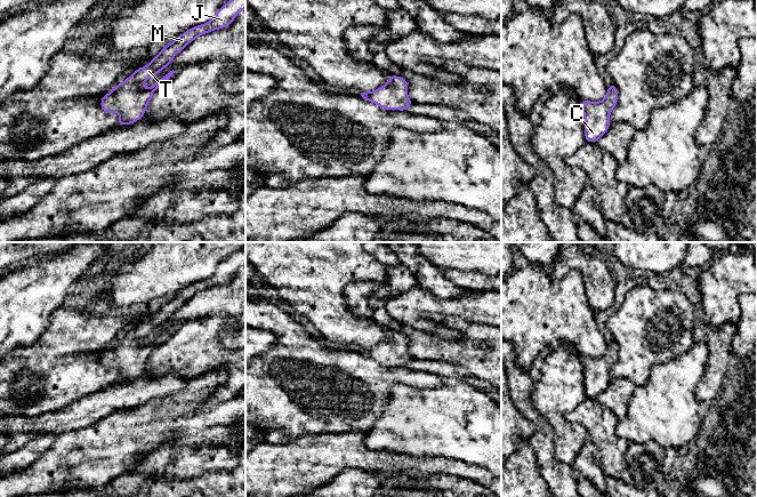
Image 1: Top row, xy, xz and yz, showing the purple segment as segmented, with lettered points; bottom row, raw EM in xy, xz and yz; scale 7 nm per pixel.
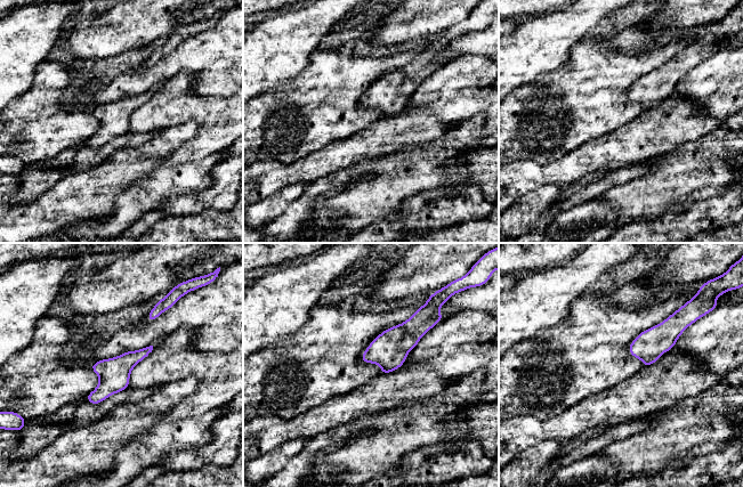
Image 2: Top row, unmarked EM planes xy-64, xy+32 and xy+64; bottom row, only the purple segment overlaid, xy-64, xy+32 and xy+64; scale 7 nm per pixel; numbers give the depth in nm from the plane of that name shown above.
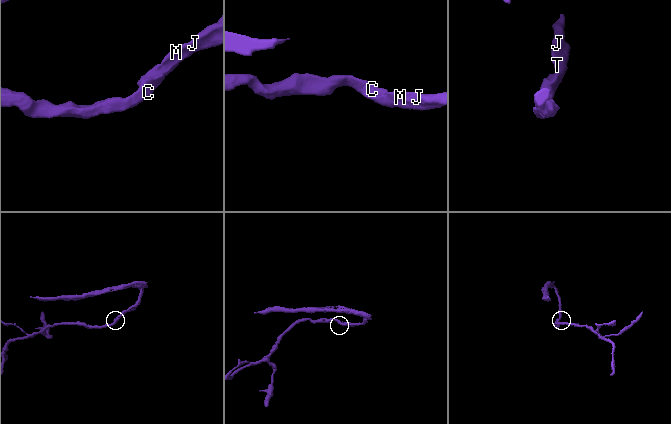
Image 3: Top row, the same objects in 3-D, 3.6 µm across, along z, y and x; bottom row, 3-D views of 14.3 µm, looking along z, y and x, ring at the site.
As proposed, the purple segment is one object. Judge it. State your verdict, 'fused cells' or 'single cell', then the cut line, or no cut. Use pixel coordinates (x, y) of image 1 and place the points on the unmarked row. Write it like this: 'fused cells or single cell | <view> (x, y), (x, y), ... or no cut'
single cell | no cut

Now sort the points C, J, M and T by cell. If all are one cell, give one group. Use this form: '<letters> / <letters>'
C J M T

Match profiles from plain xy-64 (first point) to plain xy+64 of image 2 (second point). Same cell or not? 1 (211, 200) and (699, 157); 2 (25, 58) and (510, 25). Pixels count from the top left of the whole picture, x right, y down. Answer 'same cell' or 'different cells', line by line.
1: different cells
2: different cells

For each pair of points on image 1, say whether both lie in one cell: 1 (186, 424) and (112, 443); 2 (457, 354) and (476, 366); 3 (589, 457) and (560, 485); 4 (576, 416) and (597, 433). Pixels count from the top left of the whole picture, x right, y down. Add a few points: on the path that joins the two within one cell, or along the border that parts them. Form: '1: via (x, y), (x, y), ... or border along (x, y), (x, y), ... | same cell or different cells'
1: border along (196, 410), (176, 422), (179, 435), (163, 445) | different cells
2: via (461, 354), (465, 354), (472, 361) | same cell
3: border along (570, 466), (572, 477), (577, 482) | different cells
4: via (581, 416), (593, 427) | same cell

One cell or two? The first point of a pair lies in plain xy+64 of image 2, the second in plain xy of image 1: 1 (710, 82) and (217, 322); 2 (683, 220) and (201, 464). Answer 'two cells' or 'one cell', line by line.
1: one cell
2: one cell

